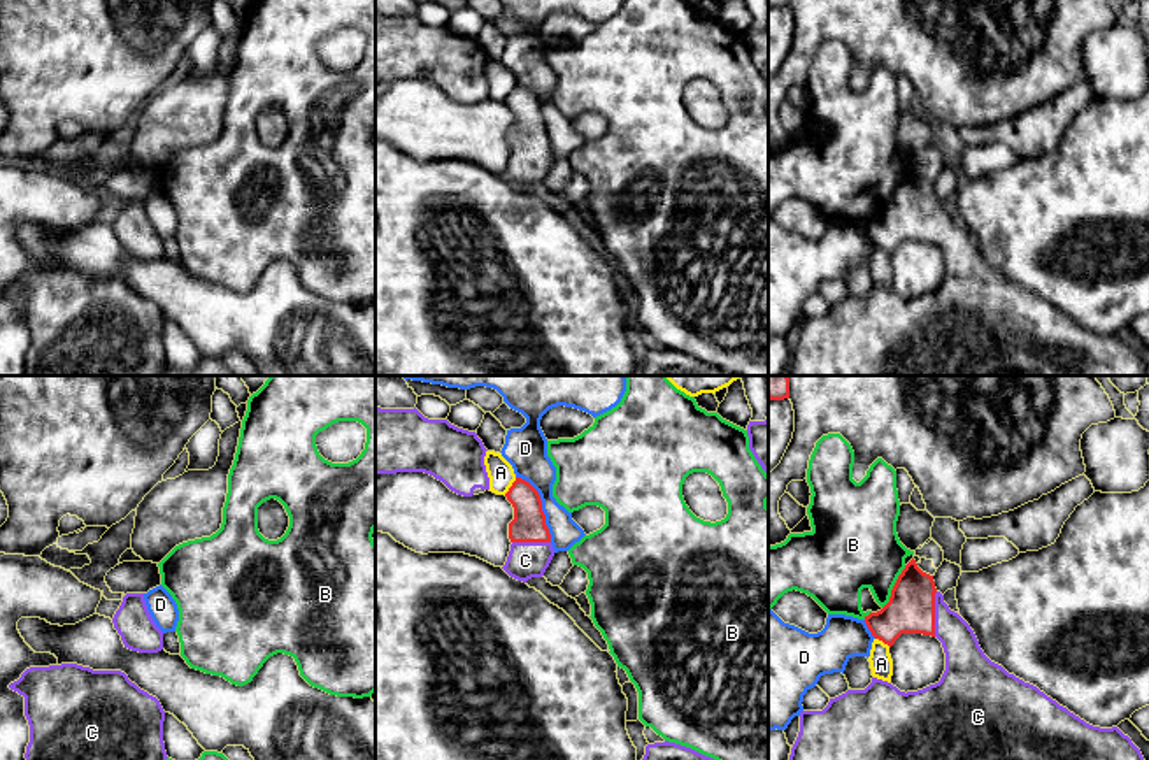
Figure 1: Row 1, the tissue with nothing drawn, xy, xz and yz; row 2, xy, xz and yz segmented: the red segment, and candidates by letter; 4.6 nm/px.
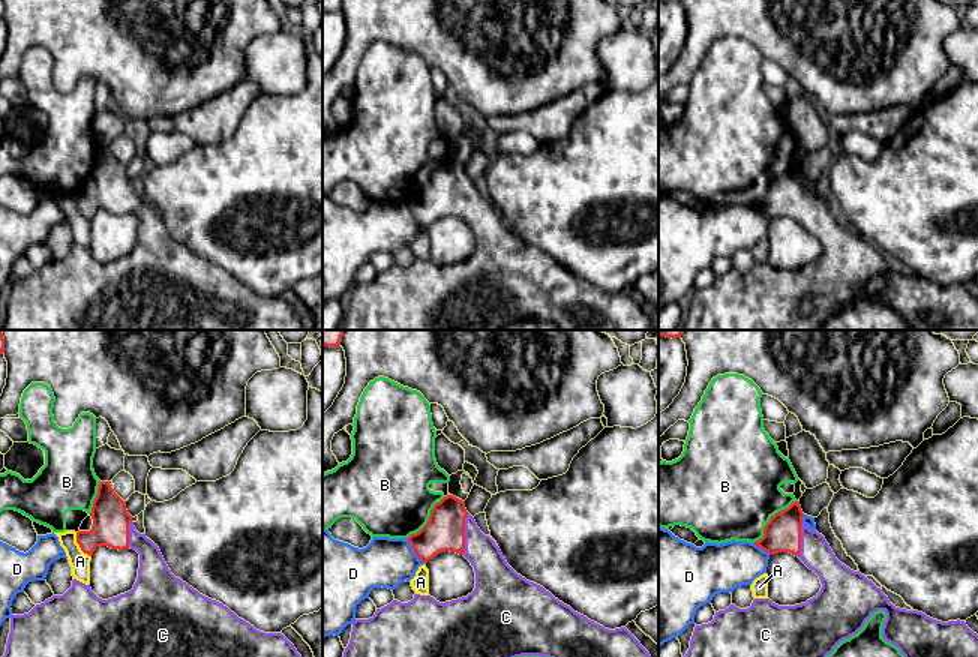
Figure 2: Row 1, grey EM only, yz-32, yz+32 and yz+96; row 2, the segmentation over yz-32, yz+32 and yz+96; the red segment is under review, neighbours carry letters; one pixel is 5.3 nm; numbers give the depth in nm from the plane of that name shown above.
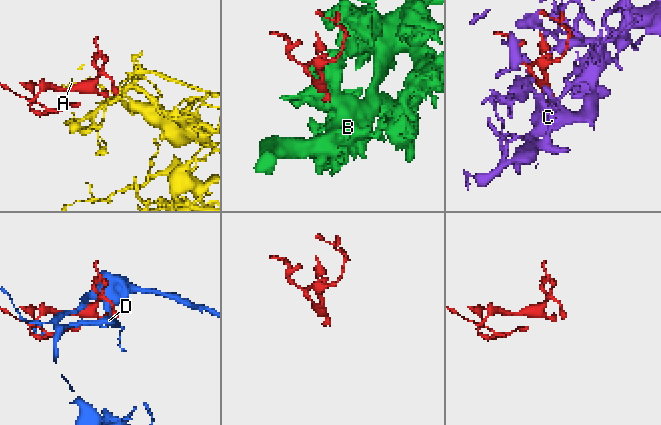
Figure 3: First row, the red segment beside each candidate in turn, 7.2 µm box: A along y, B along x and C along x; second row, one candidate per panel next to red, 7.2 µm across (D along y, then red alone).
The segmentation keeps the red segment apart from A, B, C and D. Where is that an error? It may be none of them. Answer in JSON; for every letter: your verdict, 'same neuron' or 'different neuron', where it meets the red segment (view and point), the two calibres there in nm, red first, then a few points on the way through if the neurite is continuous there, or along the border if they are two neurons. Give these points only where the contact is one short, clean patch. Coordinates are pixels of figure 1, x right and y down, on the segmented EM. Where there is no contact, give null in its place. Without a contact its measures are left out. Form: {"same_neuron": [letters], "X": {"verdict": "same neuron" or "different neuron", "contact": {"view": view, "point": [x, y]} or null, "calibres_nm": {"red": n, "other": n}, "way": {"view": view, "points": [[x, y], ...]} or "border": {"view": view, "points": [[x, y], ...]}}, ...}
{"same_neuron": ["C"], "A": {"verdict": "different neuron", "contact": {"view": "xz", "point": [511, 487]}, "calibres_nm": {"red": 160, "other": 120}}, "B": {"verdict": "different neuron", "contact": {"view": "yz", "point": [893, 587]}, "calibres_nm": {"red": 220, "other": 380}}, "C": {"verdict": "same neuron", "contact": {"view": "yz", "point": [934, 615]}, "calibres_nm": {"red": 220, "other": 180}}, "D": {"verdict": "different neuron", "contact": {"view": "xz", "point": [541, 506]}, "calibres_nm": {"red": 160, "other": 180}, "border": {"view": "xz", "points": [[516, 476], [523, 478], [537, 492], [551, 541]]}}}

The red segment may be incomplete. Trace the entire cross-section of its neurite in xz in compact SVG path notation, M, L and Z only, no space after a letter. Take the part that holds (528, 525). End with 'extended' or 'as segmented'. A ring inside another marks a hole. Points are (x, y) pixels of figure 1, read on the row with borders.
M516 477L505 497L514 507L514 520L509 523L512 544L502 569L523 583L542 577L554 556L554 549L540 495L528 481Z | extended

